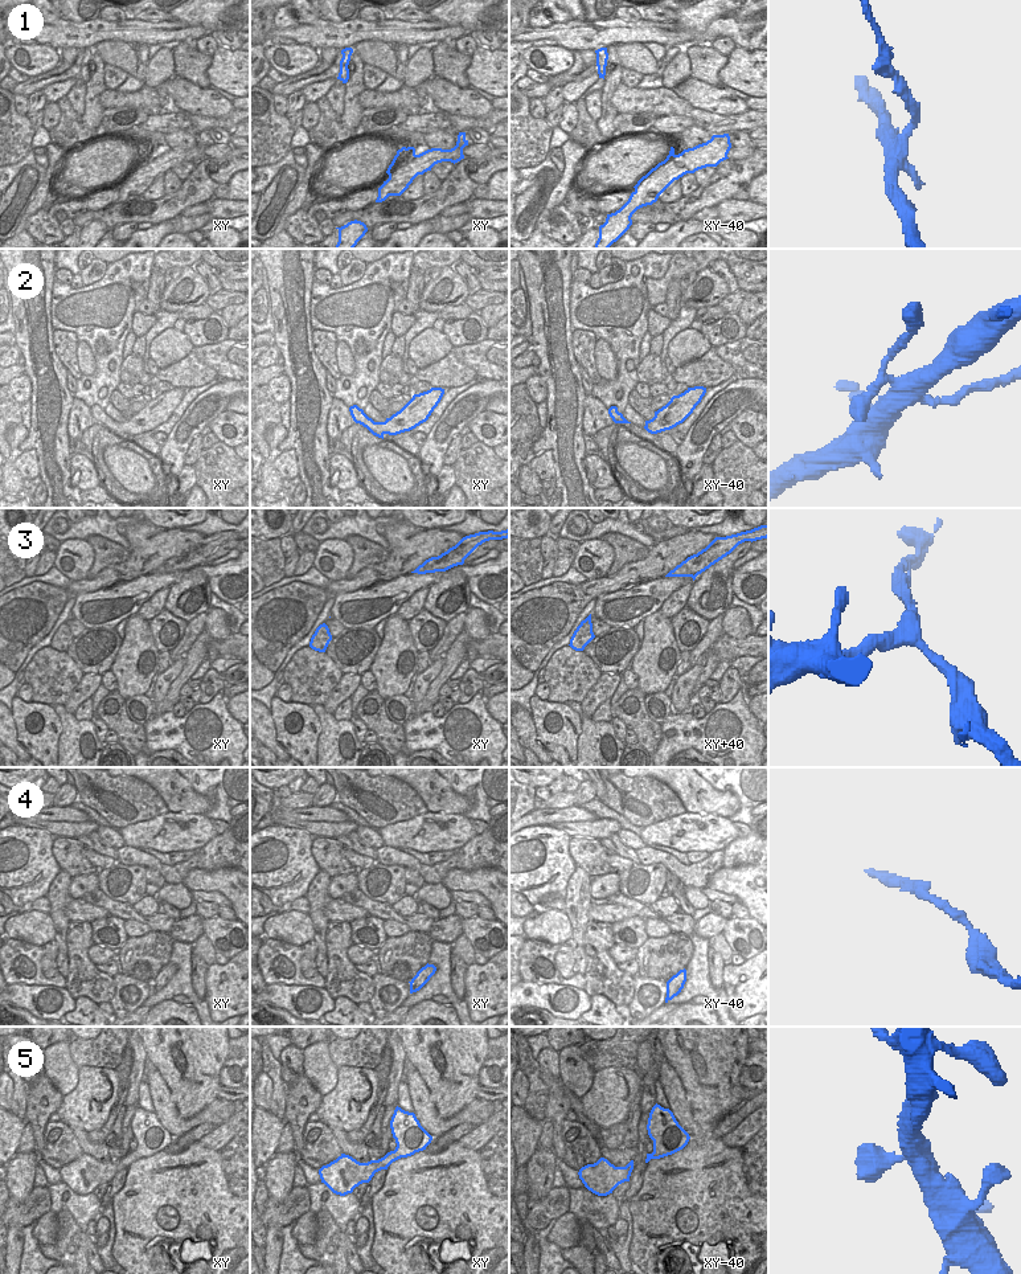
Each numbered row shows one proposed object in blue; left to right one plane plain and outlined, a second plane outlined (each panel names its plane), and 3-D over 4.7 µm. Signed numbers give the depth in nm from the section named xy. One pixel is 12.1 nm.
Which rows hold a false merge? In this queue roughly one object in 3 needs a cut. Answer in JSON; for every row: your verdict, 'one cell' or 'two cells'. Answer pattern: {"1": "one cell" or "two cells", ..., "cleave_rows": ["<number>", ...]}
{"1": "two cells", "2": "one cell", "3": "two cells", "4": "one cell", "5": "one cell", "cleave_rows": ["1", "3"]}

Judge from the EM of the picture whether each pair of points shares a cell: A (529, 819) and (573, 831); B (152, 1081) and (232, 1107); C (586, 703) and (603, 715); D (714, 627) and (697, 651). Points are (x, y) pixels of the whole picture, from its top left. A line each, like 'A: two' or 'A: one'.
A: two
B: one
C: two
D: one

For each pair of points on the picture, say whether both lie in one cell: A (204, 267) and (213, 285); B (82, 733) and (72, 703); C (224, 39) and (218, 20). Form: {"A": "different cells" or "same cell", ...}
{"A": "same cell", "B": "different cells", "C": "same cell"}

